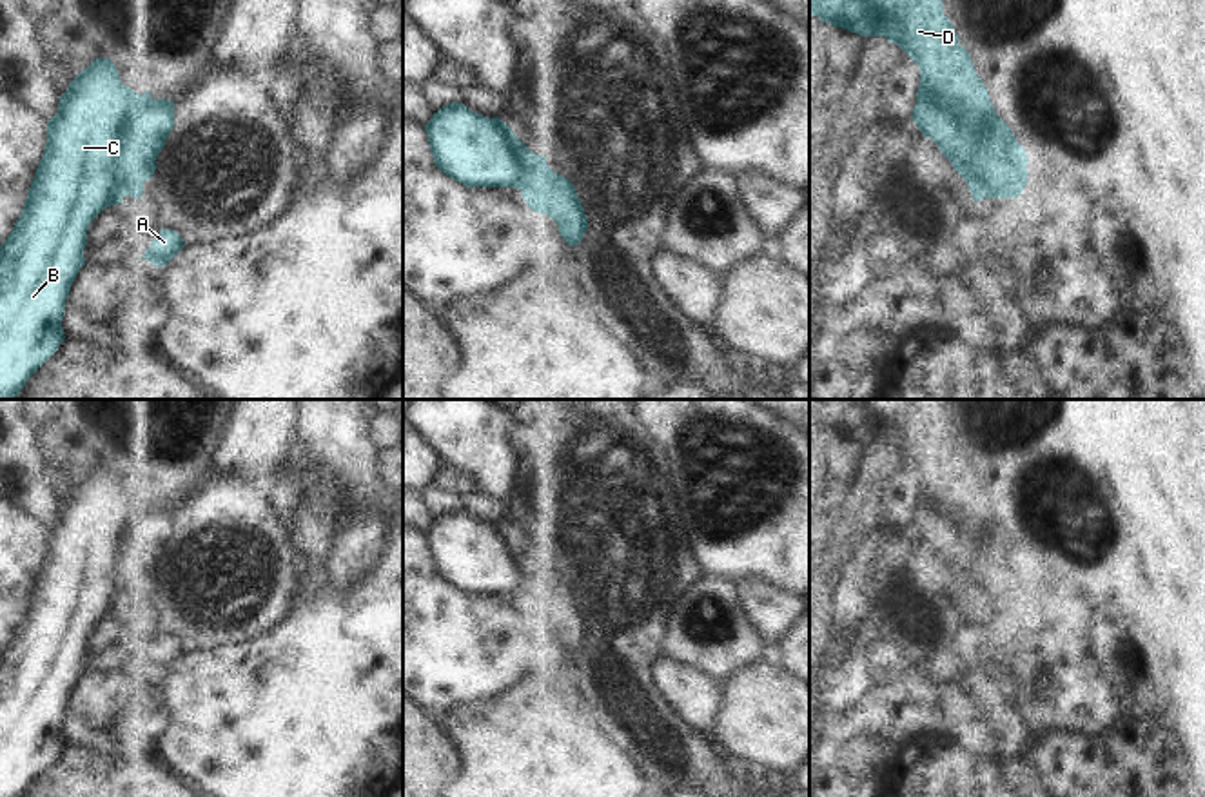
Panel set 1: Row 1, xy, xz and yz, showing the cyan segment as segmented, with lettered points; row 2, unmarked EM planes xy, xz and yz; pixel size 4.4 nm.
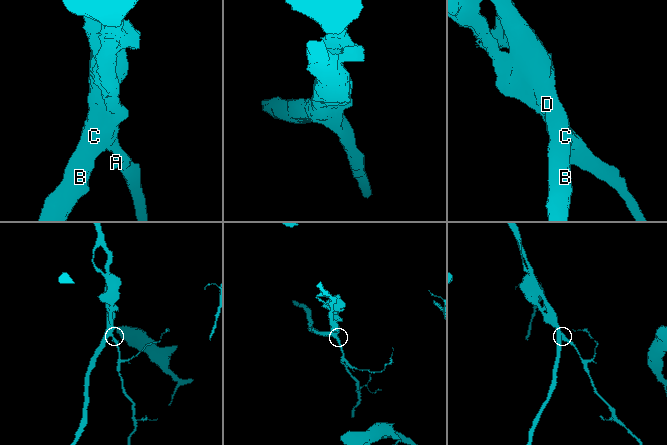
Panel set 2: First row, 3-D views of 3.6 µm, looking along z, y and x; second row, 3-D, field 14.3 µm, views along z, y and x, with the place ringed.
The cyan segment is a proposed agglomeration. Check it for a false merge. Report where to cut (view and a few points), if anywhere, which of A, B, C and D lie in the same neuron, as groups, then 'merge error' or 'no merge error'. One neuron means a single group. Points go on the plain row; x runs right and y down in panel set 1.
cut xy (153, 507), (124, 520), (117, 581), (127, 601); groups A / B C D; merge error

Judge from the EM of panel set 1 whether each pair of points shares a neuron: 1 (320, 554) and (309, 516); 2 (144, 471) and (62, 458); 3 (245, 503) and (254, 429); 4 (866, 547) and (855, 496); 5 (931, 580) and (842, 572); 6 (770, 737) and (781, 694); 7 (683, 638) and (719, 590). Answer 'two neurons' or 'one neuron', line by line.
1: one neuron
2: one neuron
3: two neurons
4: two neurons
5: one neuron
6: one neuron
7: one neuron

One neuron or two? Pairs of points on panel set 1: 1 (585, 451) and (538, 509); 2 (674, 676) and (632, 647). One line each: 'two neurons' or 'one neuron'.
1: one neuron
2: two neurons

